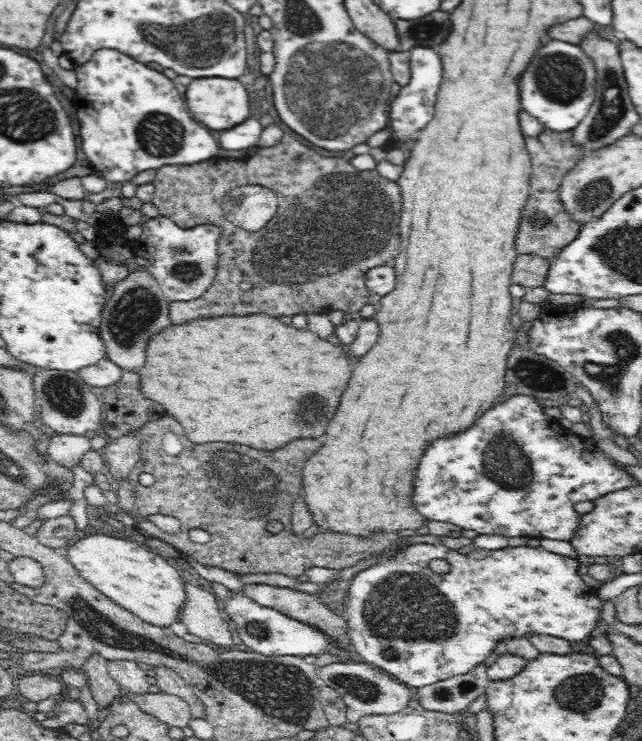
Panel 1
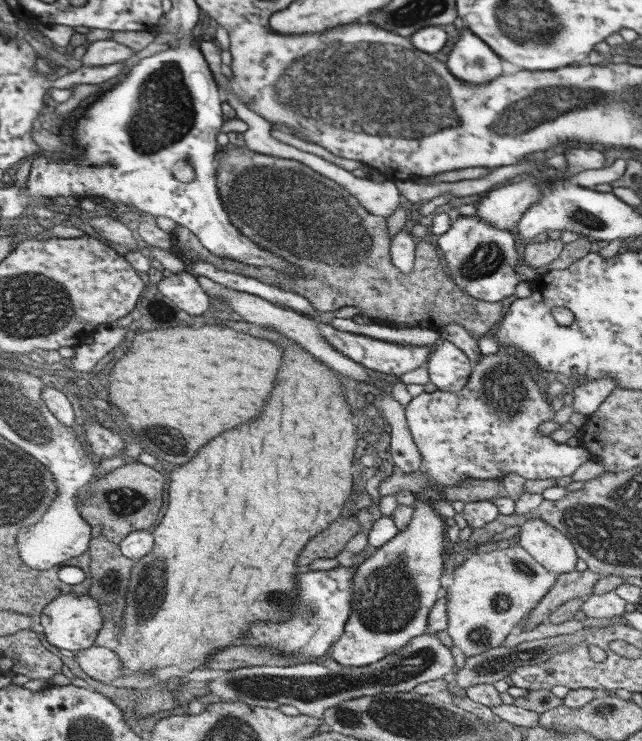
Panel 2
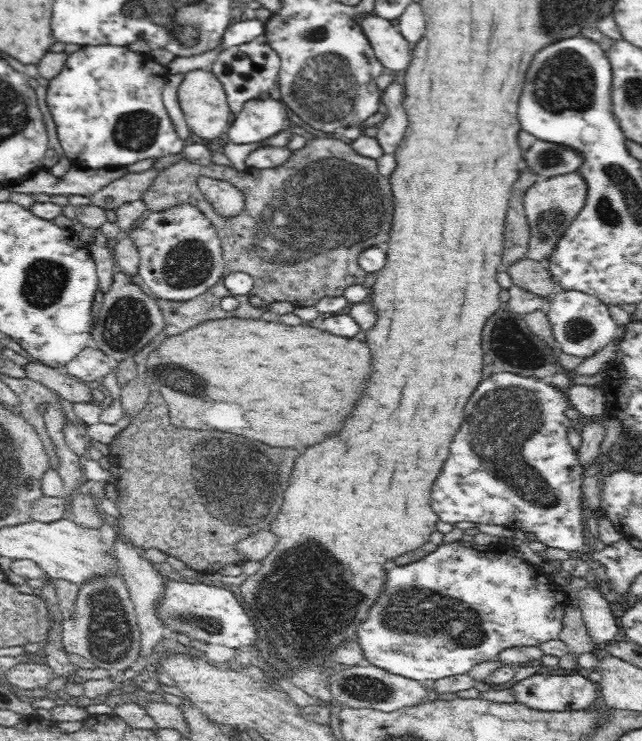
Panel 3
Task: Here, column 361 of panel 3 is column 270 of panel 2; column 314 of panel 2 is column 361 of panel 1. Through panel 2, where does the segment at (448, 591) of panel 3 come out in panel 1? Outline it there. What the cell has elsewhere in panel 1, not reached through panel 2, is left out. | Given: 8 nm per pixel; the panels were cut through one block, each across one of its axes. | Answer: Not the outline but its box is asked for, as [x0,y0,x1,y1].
[338,542,603,689]

